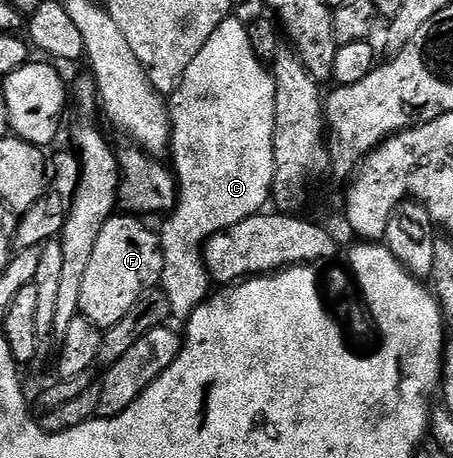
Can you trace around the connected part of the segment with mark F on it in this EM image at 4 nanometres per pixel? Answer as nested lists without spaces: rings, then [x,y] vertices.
[[[113,214],[102,226],[94,254],[90,257],[90,267],[82,281],[82,302],[80,315],[94,322],[101,330],[112,328],[134,307],[134,302],[142,298],[144,292],[157,287],[162,274],[162,250],[160,238],[143,224],[143,219],[132,214]]]

